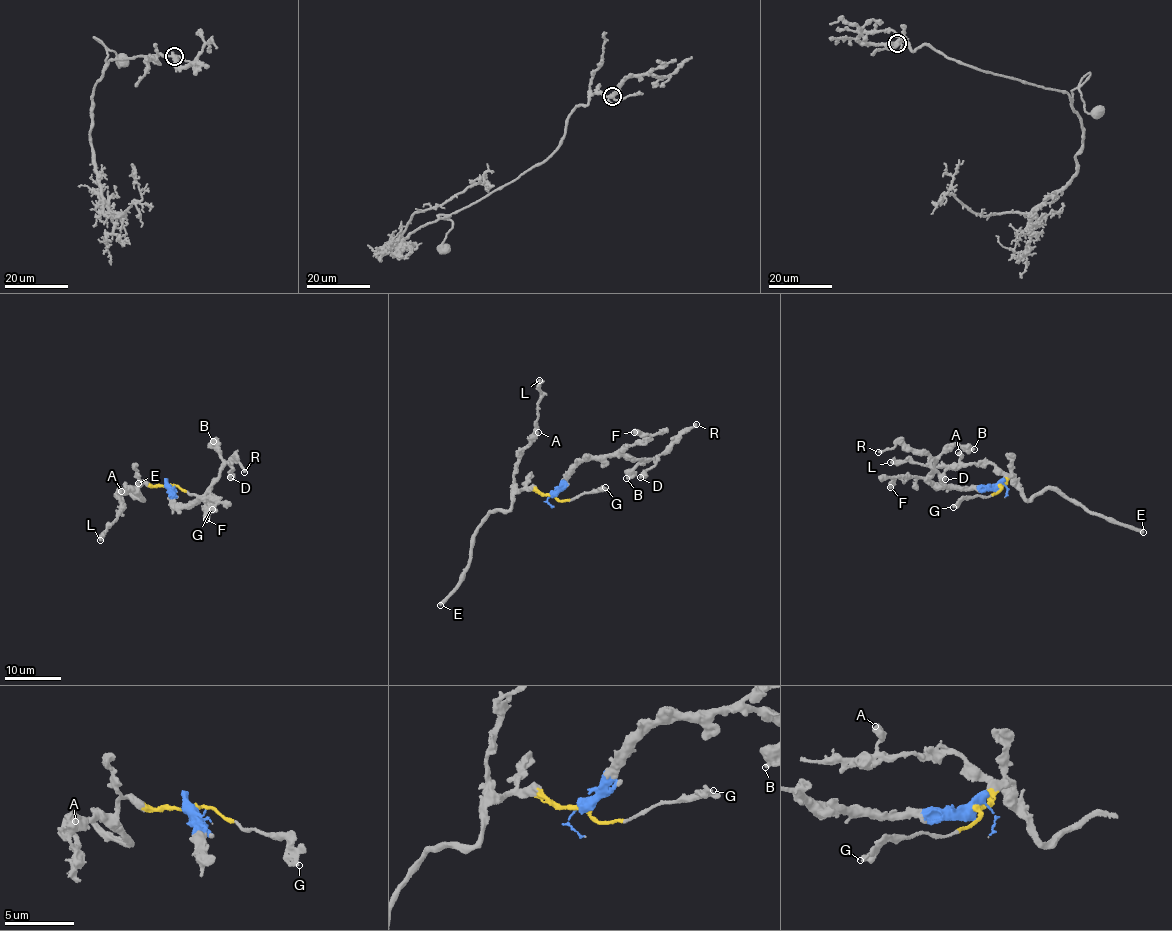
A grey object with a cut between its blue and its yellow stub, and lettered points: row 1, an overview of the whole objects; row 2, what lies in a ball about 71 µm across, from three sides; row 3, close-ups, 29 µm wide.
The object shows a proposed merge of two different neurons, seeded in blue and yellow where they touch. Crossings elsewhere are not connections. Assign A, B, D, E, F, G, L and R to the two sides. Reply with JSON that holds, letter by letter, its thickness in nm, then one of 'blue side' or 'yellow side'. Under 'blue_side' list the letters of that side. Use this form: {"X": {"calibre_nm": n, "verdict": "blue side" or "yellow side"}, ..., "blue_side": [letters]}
{"A": {"calibre_nm": 440, "verdict": "yellow side"}, "B": {"calibre_nm": 360, "verdict": "blue side"}, "D": {"calibre_nm": 500, "verdict": "blue side"}, "E": {"calibre_nm": 340, "verdict": "yellow side"}, "F": {"calibre_nm": 600, "verdict": "blue side"}, "G": {"calibre_nm": 400, "verdict": "yellow side"}, "L": {"calibre_nm": 280, "verdict": "yellow side"}, "R": {"calibre_nm": 240, "verdict": "blue side"}, "blue_side": ["B", "D", "F", "R"]}

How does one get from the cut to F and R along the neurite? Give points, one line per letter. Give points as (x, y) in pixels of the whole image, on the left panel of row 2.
F: (168, 486), (169, 495), (176, 506), (189, 506), (203, 498), (217, 501), (206, 519)
R: (168, 486), (169, 495), (176, 506), (189, 506), (202, 496), (227, 461), (237, 459), (244, 472)

